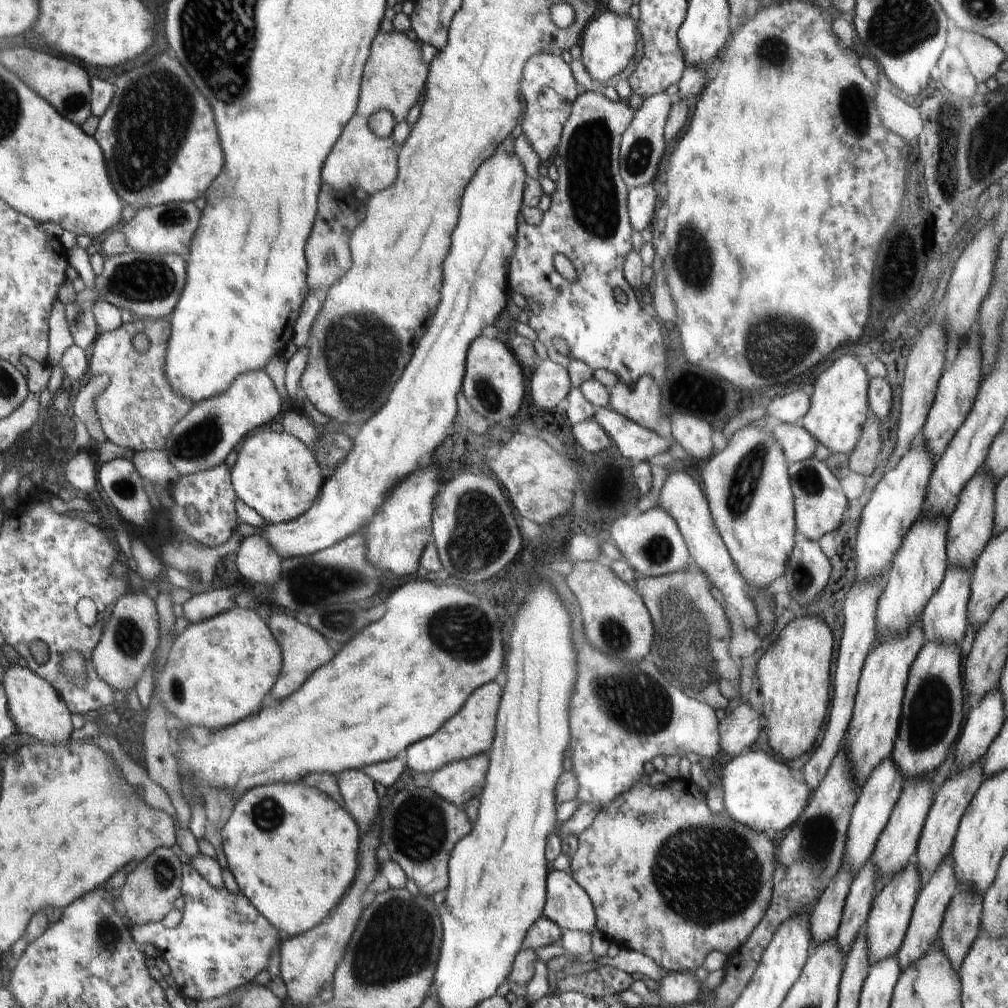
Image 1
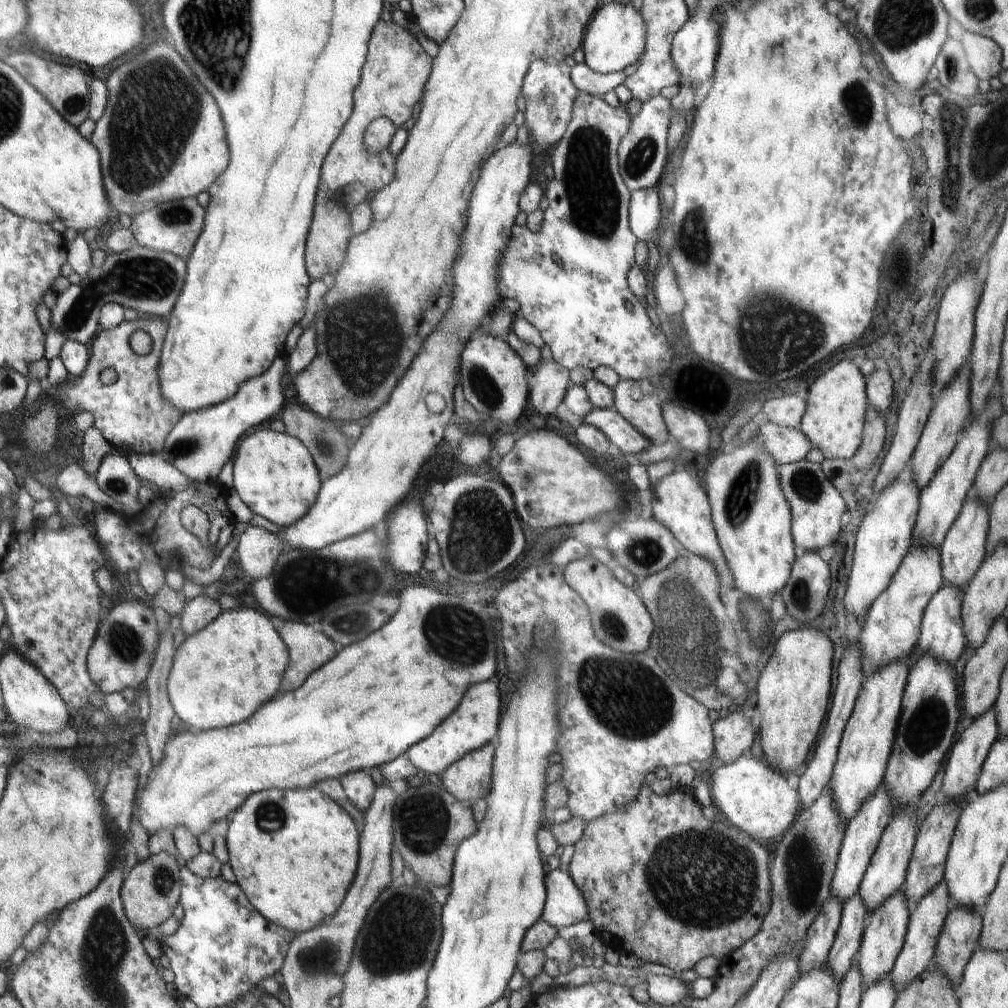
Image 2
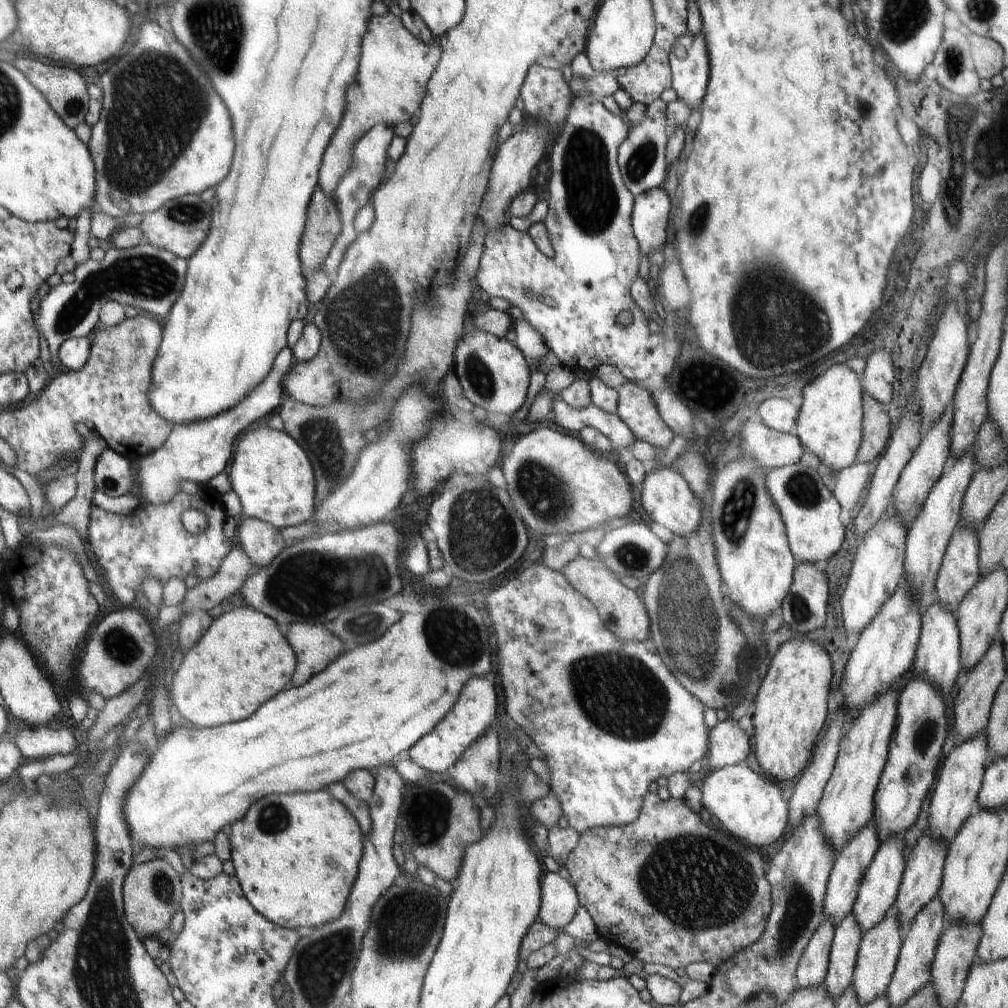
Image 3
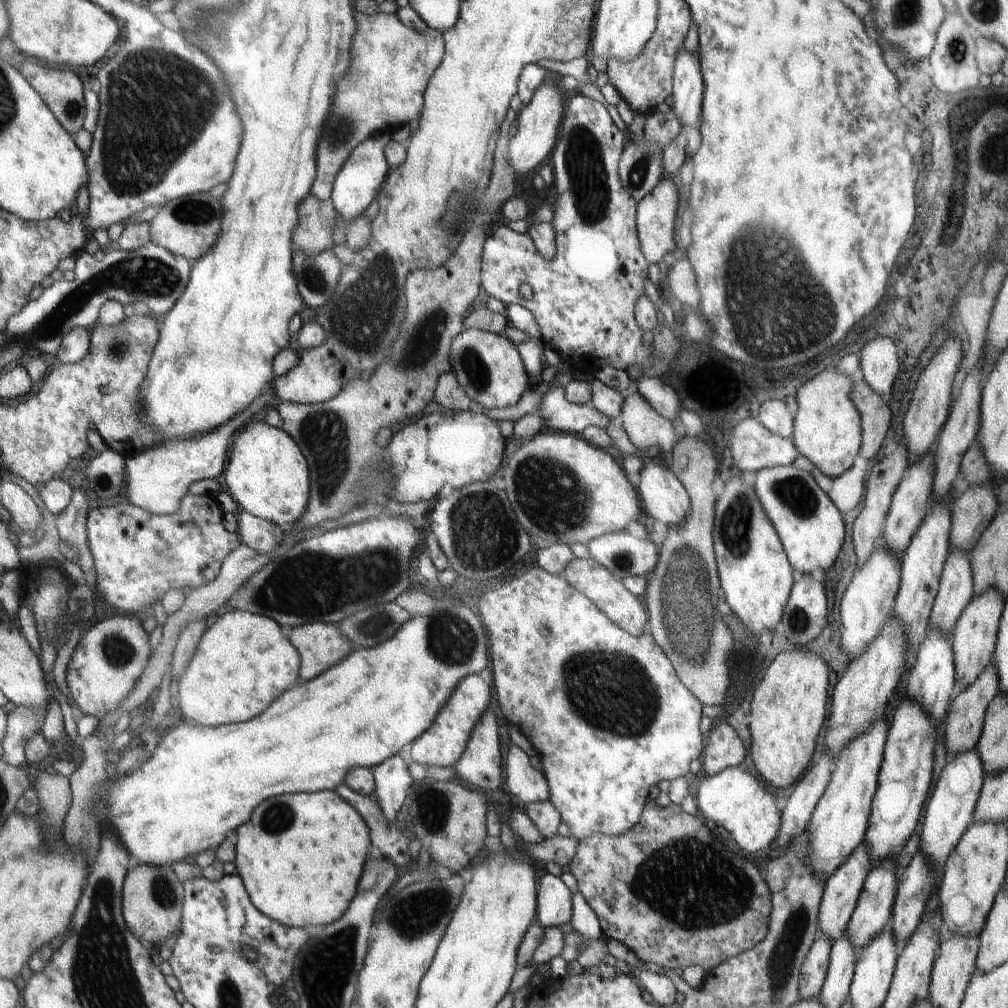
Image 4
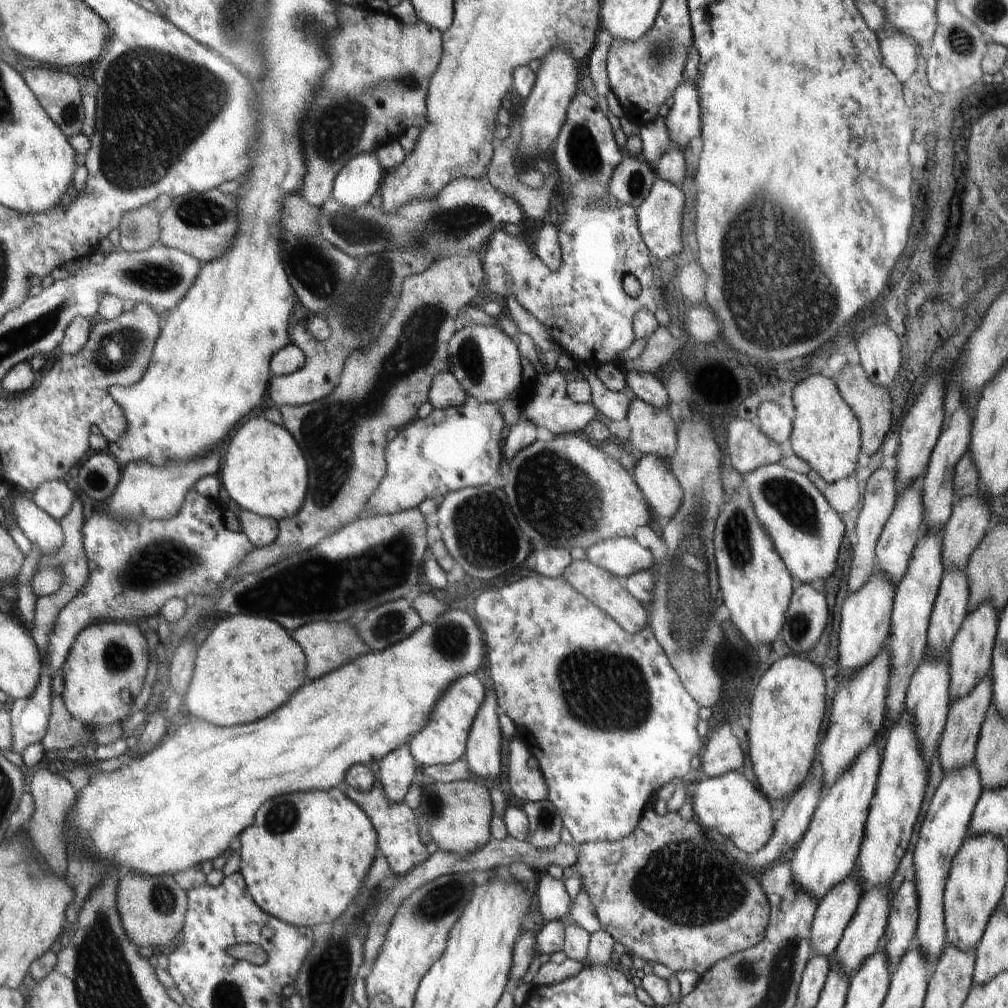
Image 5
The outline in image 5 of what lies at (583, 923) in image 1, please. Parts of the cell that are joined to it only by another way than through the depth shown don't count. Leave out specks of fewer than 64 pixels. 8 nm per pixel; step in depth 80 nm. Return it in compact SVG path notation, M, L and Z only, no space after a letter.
M549 874L538 882L534 899L535 911L542 913L546 922L560 920L571 908L563 880L555 879Z

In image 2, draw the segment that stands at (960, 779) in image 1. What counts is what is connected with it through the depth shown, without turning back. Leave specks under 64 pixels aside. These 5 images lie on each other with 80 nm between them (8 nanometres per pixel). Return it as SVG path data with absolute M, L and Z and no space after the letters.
M938 802L918 826L915 845L910 857L906 880L901 886L901 892L905 896L907 909L911 915L924 895L932 892L943 880L945 864L949 846L954 836L957 818L960 814L960 805L957 803Z

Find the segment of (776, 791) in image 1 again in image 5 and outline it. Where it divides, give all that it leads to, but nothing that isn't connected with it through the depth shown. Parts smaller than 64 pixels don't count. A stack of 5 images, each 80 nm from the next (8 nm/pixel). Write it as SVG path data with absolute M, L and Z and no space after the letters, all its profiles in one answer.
M730 771L700 781L690 801L694 809L694 818L700 822L701 827L710 834L716 834L720 840L732 840L734 846L746 854L754 854L763 849L775 832L769 800L740 772Z

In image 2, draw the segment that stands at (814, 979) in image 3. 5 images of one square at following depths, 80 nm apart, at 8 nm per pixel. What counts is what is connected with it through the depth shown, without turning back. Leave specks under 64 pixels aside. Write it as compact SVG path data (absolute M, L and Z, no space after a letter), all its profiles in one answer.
M830 894L829 899L822 905L818 916L816 916L816 920L814 920L812 926L810 926L806 933L804 947L802 947L801 952L797 954L797 965L799 970L797 978L800 978L800 975L806 975L817 967L822 967L827 962L836 931L839 927L841 908L842 903L836 901Z

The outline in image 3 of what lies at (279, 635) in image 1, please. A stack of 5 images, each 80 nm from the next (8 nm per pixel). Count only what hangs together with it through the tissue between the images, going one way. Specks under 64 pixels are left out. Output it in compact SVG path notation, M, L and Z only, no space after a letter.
M289 624L286 639L298 658L291 687L306 684L344 652L344 643L325 624Z

